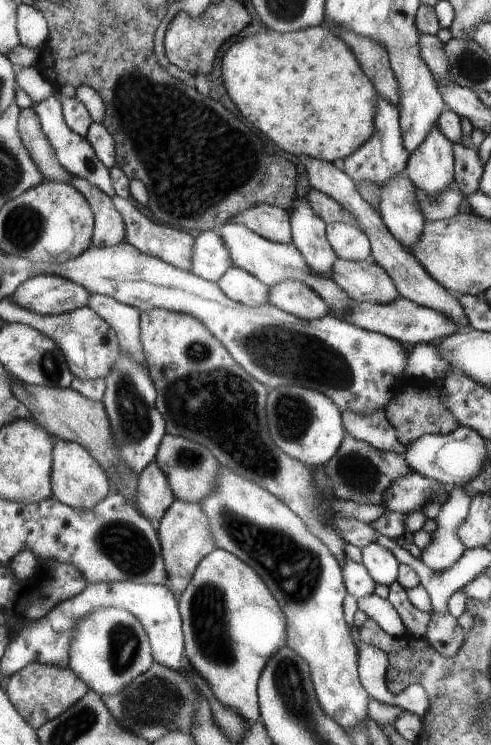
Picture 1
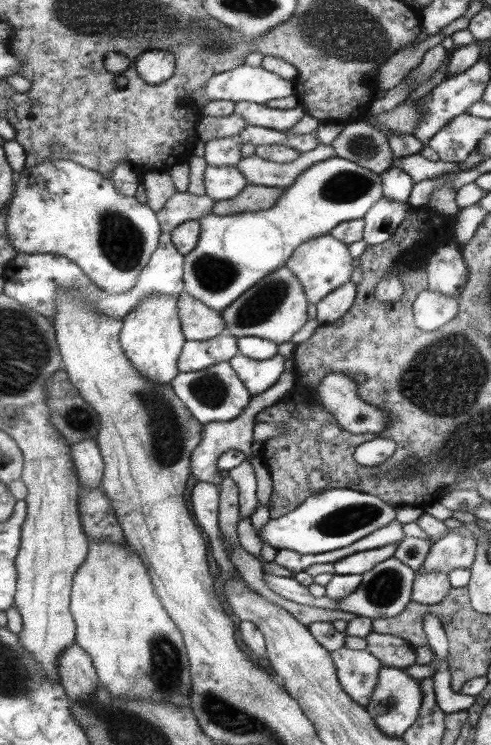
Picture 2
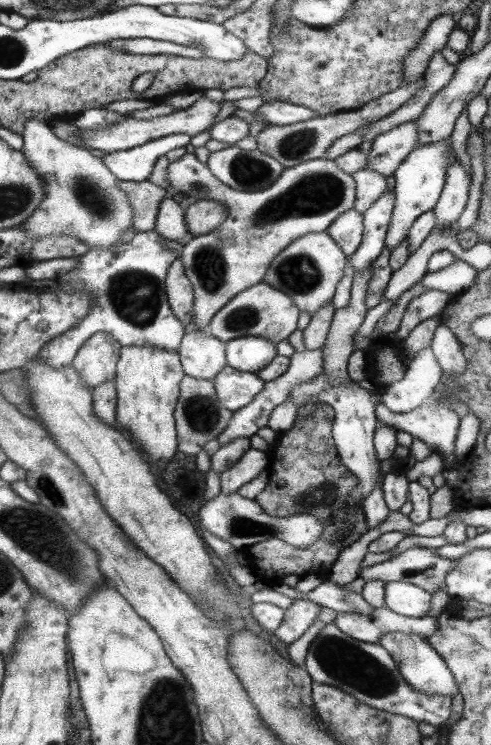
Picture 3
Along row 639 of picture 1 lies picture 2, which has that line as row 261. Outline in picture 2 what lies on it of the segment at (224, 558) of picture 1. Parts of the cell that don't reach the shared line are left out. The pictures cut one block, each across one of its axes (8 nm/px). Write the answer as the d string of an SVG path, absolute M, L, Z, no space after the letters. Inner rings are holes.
M331 157L315 163L301 172L294 182L285 188L275 205L267 210L245 211L234 215L207 213L199 217L200 233L197 246L184 255L183 292L199 299L205 306L221 312L237 297L251 288L263 277L287 262L297 246L317 236L324 236L341 222L362 219L377 200L383 198L383 182L379 174L349 159Z

